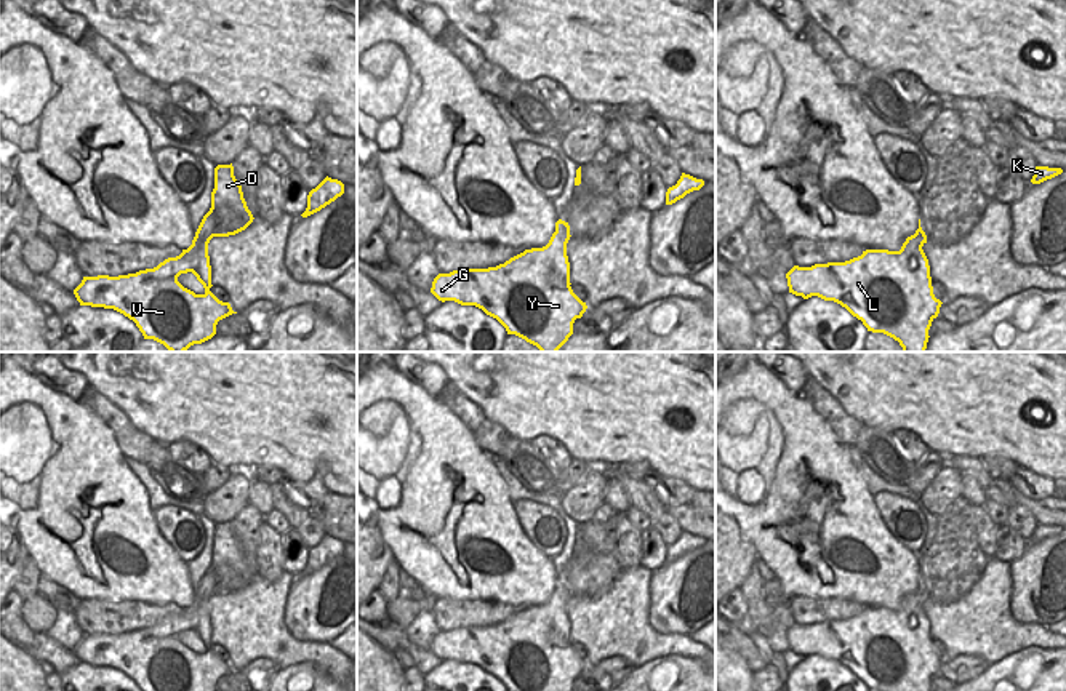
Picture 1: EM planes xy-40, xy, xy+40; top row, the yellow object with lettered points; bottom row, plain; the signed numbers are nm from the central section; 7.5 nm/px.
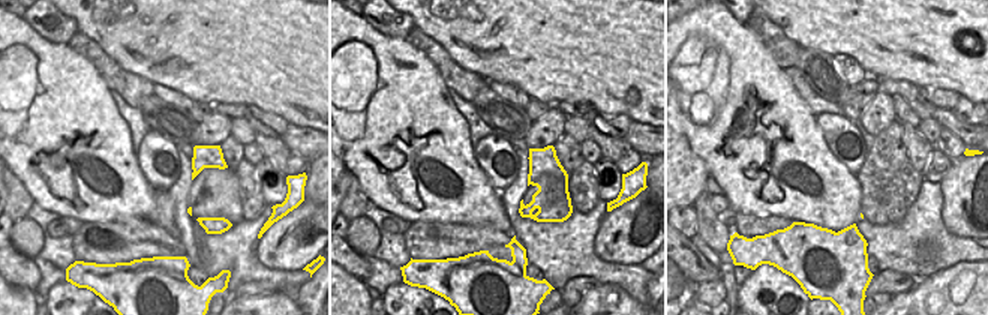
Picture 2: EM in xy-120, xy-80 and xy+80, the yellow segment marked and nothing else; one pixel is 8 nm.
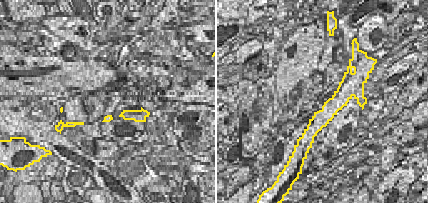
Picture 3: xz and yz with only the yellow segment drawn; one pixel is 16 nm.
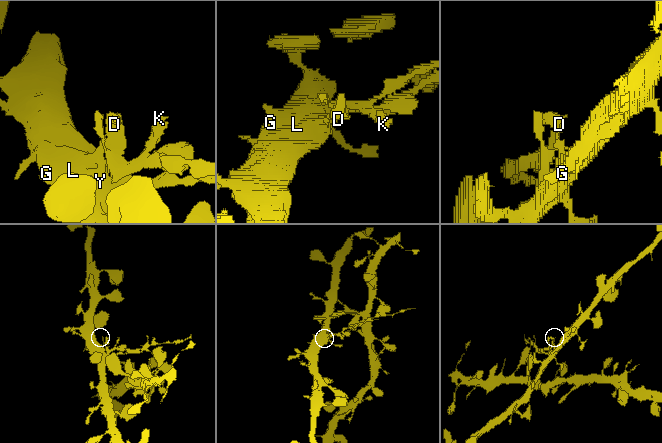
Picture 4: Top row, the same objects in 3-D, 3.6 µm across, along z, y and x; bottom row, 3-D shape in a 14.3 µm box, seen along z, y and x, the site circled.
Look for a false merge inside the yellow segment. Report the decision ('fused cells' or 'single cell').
fused cells

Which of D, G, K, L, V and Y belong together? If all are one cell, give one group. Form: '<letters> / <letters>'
D K / G L V Y

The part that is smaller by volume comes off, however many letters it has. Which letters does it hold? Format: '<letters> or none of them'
D, K

